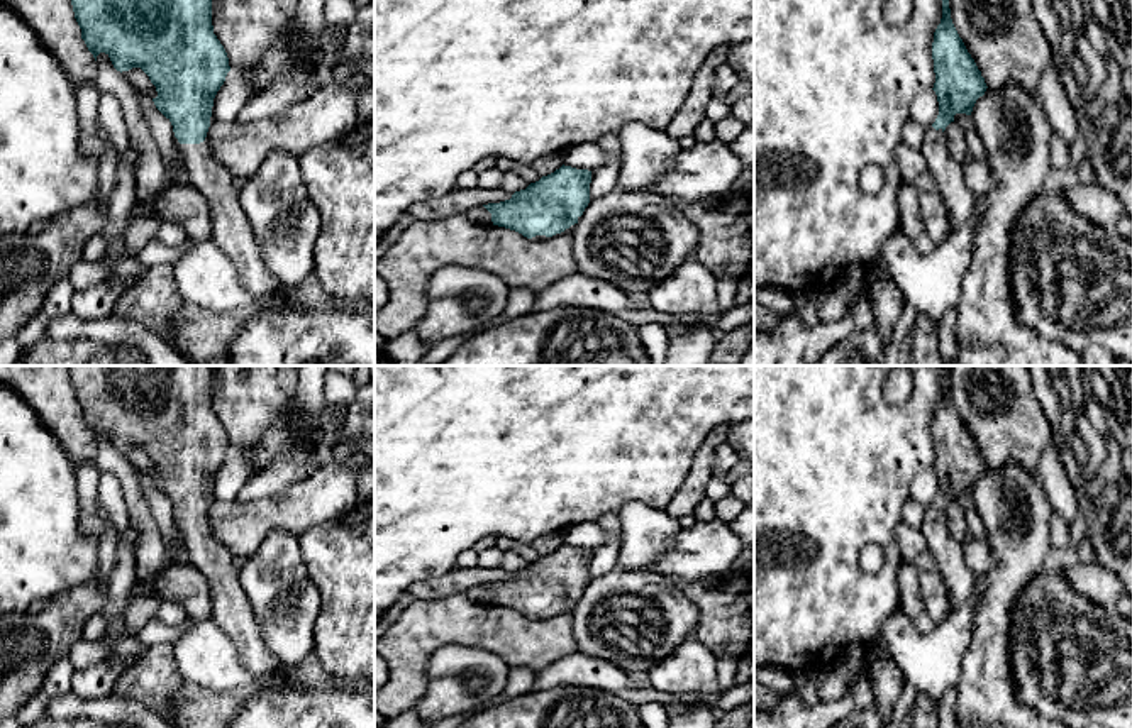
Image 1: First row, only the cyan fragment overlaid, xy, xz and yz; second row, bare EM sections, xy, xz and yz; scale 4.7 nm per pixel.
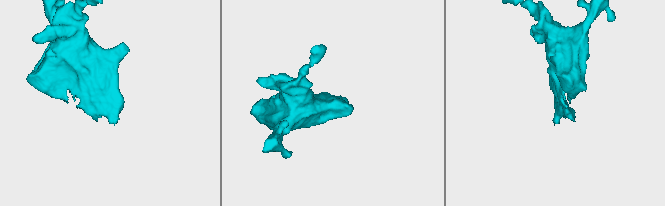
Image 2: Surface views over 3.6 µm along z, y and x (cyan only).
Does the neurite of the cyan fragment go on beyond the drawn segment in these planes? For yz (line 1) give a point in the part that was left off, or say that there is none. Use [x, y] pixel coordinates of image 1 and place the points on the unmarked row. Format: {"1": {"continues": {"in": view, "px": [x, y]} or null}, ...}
{"1": {"continues": {"in": "yz", "px": [948, 554]}}}

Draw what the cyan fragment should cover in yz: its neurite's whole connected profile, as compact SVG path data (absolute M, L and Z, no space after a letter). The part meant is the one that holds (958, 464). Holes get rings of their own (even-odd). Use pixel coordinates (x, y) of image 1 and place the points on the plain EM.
M941 366L942 398L934 411L932 438L939 481L939 494L927 506L920 532L927 540L927 552L935 560L951 598L951 611L973 593L976 576L968 567L961 543L949 535L944 516L946 506L956 493L971 494L973 486L986 471L985 457L959 416L949 388L949 366Z

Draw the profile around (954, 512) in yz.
M951 501L944 510L944 516L947 521L949 535L959 543L964 542L968 538L964 506L957 501Z

